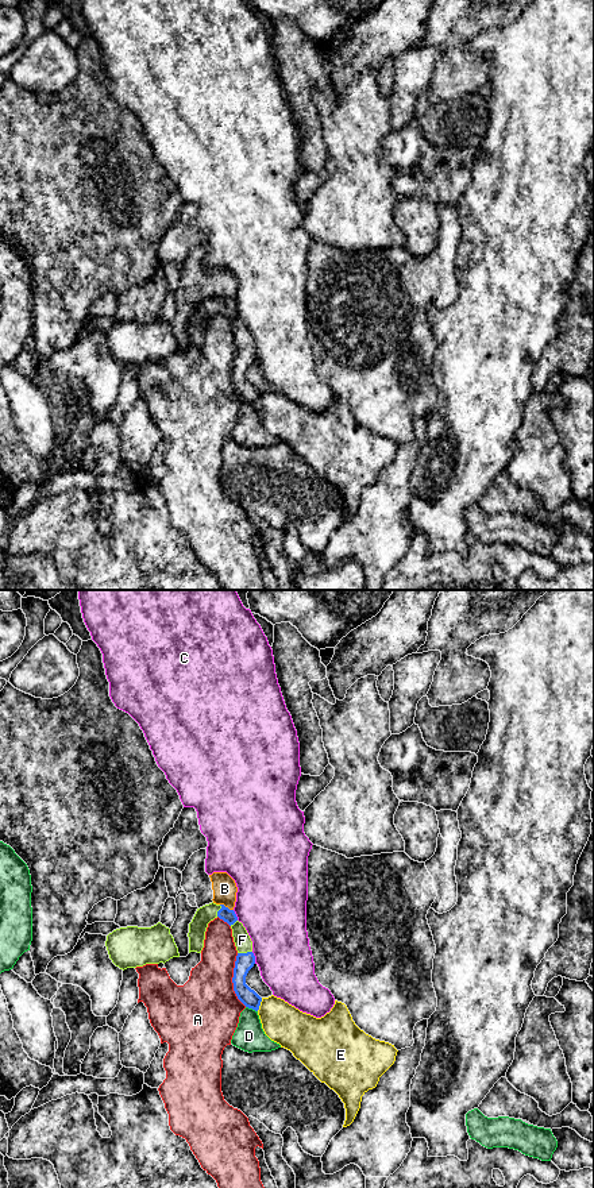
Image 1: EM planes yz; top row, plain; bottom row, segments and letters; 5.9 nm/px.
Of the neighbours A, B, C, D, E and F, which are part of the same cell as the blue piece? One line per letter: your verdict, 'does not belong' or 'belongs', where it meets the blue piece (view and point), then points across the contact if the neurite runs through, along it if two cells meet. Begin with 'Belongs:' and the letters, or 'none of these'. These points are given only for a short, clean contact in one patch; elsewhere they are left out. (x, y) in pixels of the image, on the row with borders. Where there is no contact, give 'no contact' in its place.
Belongs: F
A: does not belong | yz (232, 980)
B: does not belong | yz (227, 907) | along yz (220, 903), (232, 910)
C: does not belong | yz (254, 957)
D: does not belong | yz (251, 1007)
E: does not belong | yz (259, 1005)
F: belongs | yz (245, 953) | across yz (245, 961), (245, 953), (242, 940)

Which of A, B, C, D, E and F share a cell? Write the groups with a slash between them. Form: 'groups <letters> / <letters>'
groups A / B / C / D / E / F

